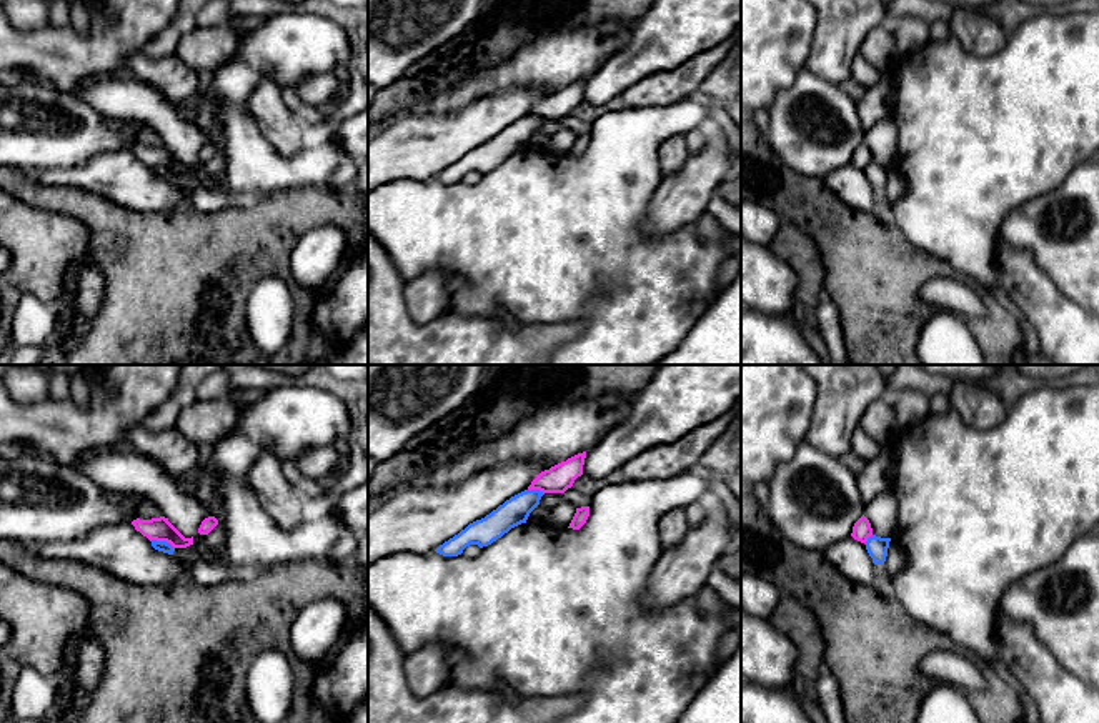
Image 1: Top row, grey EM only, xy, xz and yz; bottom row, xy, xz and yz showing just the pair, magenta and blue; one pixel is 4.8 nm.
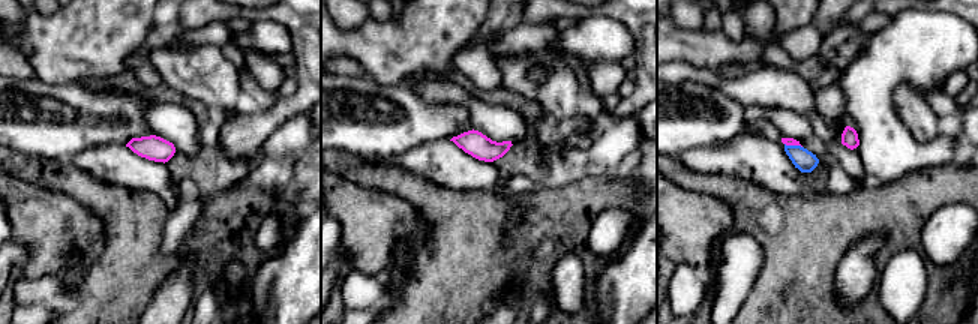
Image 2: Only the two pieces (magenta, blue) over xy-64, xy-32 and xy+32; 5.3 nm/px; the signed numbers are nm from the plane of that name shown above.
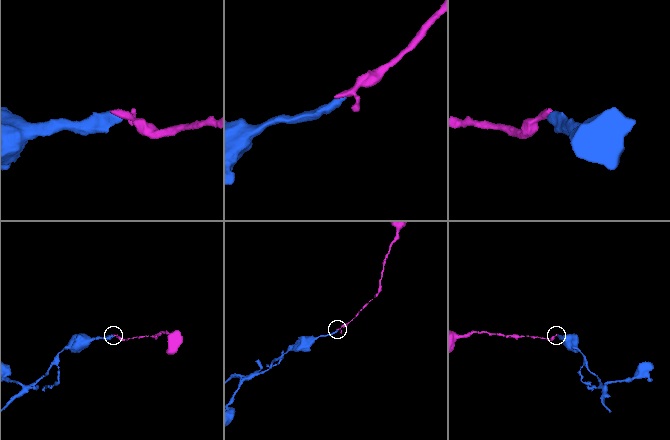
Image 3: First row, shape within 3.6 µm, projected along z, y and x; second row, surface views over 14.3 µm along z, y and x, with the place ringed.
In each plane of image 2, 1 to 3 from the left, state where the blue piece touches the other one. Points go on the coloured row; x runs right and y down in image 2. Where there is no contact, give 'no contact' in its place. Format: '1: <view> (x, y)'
1: no contact
2: no contact
3: xy+32 (794, 144)

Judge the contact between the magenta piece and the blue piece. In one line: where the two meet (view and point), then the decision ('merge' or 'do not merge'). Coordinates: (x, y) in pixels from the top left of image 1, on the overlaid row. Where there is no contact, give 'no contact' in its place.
meets magenta in xy at (162, 540); do not merge

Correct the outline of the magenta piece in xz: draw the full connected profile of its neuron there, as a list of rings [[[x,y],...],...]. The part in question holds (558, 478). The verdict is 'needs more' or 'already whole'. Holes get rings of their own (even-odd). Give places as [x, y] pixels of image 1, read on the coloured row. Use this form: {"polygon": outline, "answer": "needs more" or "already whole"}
{"polygon": [[[586,451],[541,471],[531,481],[528,490],[540,490],[543,493],[564,493],[573,486],[574,480],[583,475],[584,458]]], "answer": "already whole"}

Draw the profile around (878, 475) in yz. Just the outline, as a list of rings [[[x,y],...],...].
[[[884,446],[878,456],[866,461],[856,483],[863,505],[868,506],[879,493],[889,490],[894,481],[896,455],[891,446]]]

